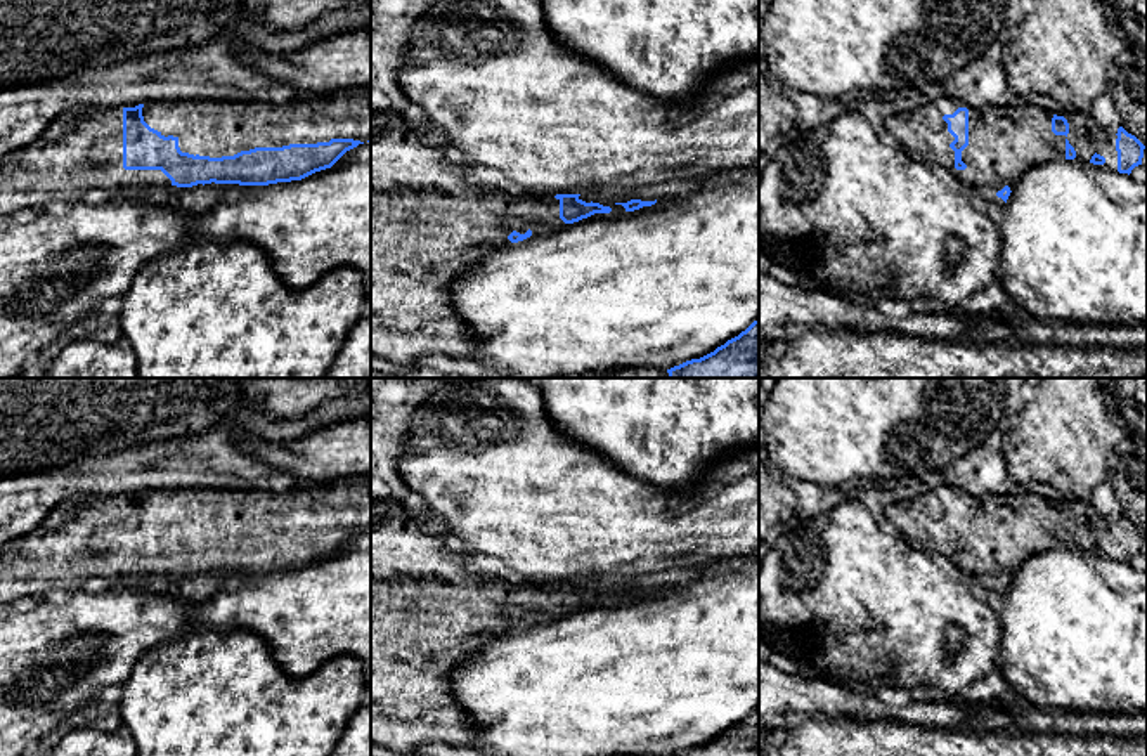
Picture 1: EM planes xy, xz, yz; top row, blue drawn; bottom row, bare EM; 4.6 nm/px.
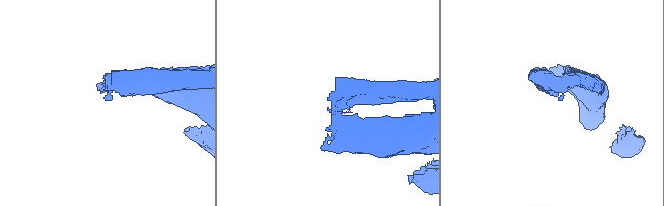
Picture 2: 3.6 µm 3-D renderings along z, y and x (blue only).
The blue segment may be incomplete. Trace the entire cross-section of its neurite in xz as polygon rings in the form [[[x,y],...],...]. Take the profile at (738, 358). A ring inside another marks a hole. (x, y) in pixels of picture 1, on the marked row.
[[[759,319],[714,352],[667,373],[669,378],[759,378]]]

